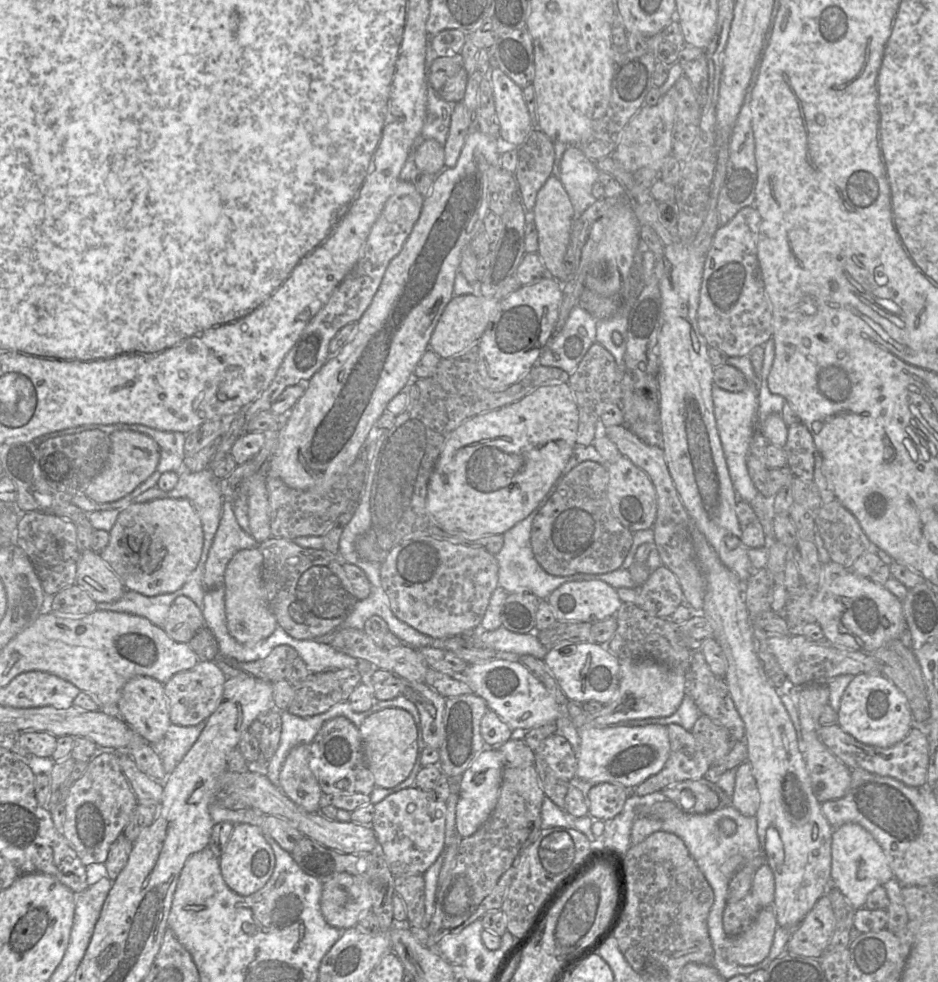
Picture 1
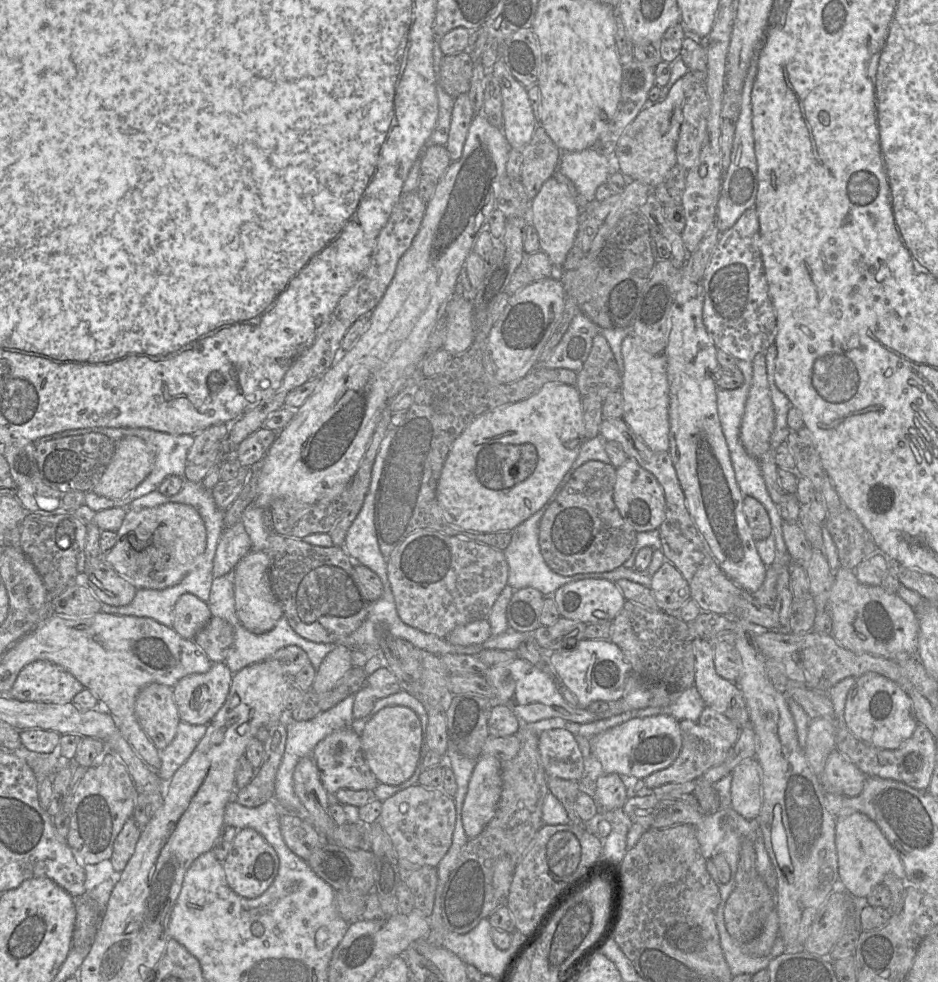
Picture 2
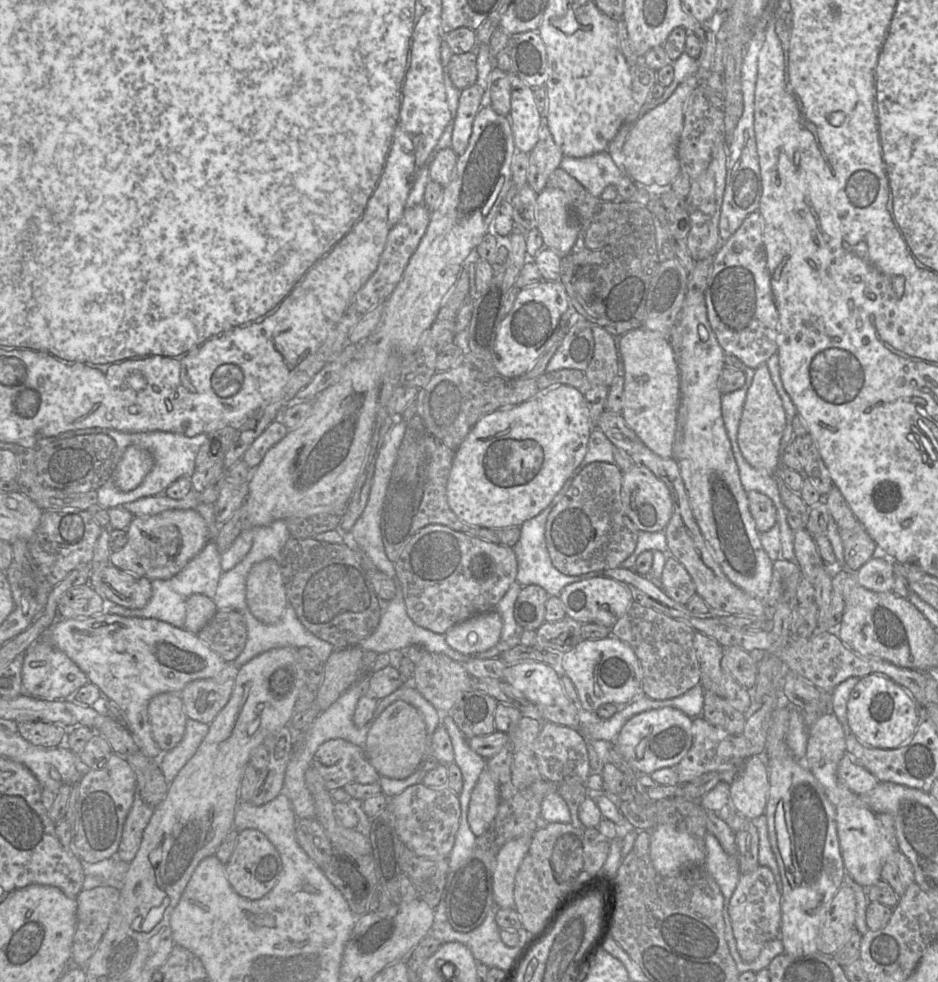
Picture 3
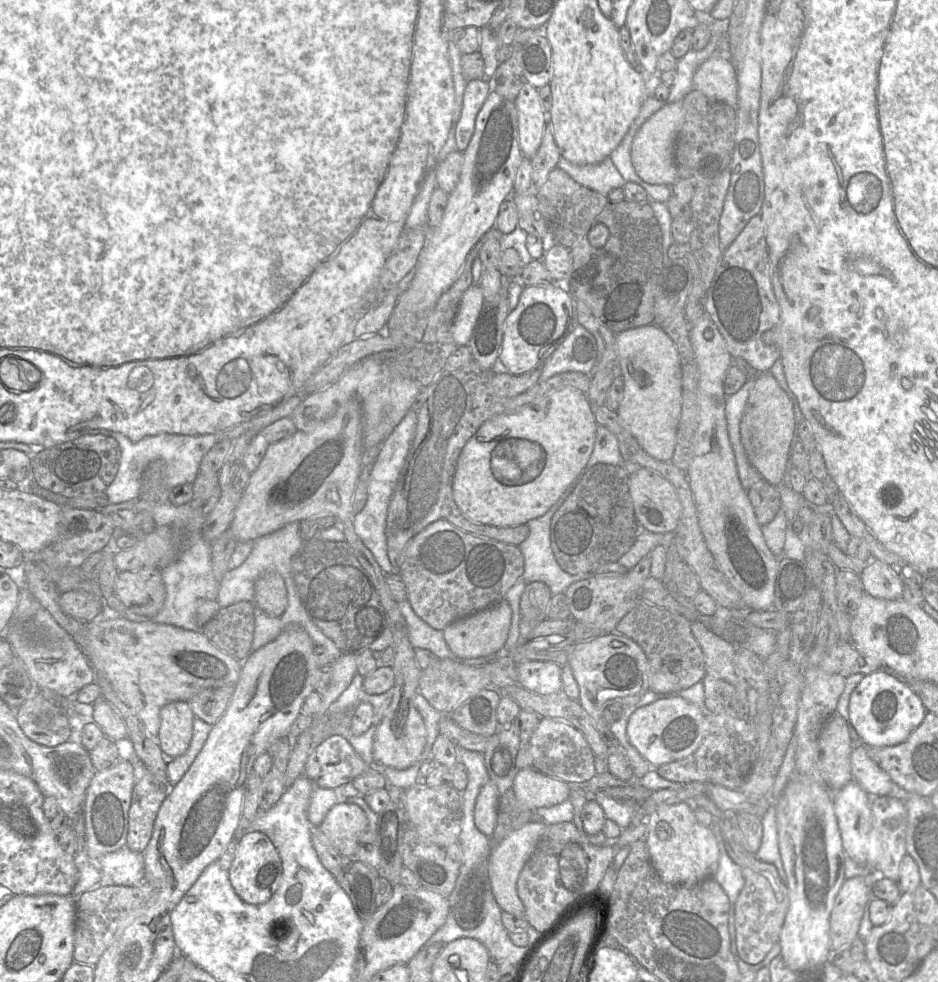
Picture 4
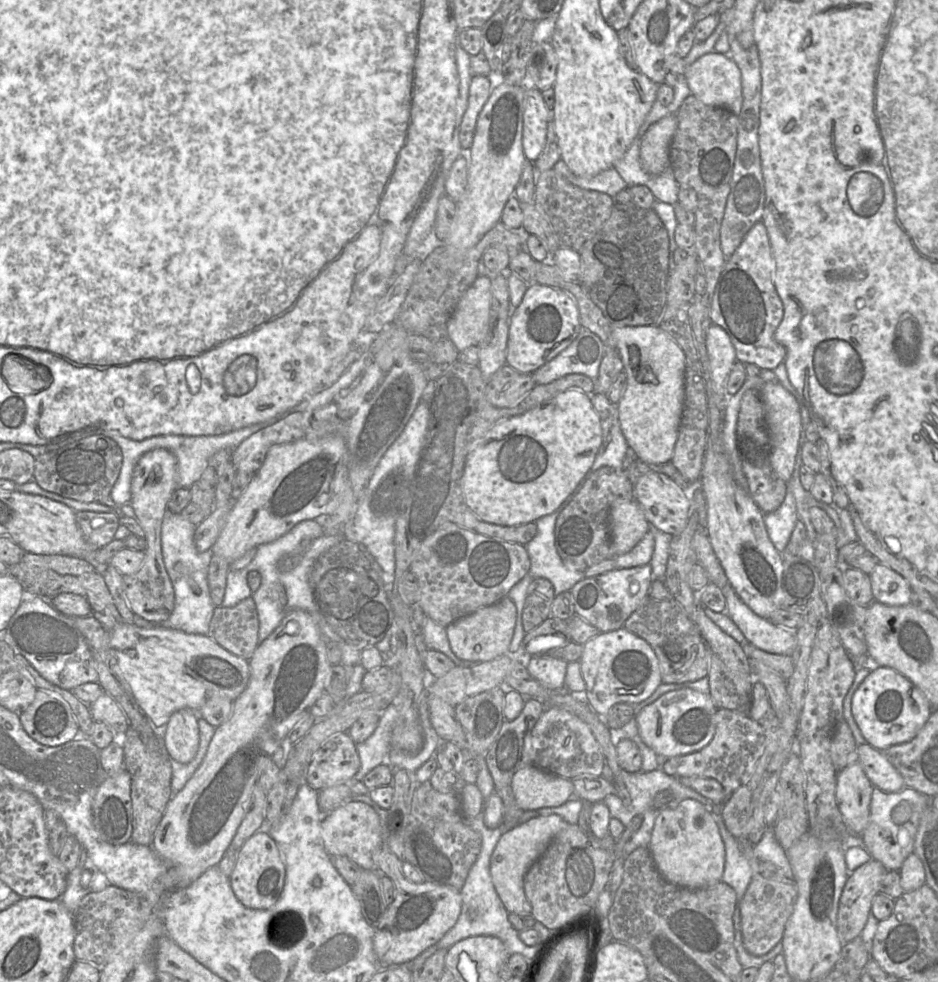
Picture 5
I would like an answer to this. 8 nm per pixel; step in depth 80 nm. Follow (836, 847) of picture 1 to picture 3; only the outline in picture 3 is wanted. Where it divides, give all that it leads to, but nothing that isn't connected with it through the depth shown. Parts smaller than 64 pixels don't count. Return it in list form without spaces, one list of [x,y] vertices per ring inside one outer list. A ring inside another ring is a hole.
[[[865,805],[839,806],[836,809],[836,828],[846,874],[861,887],[868,889],[881,879],[881,872],[888,859],[896,862],[905,889],[915,882],[913,866],[898,849],[894,852],[891,842],[884,838],[877,826],[877,819]]]

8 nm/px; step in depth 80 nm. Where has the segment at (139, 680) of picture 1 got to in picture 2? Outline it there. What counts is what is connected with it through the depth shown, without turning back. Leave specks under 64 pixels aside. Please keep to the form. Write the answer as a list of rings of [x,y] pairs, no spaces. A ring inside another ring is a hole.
[[[151,683],[138,694],[135,714],[142,729],[159,750],[174,739],[181,719],[171,687]]]

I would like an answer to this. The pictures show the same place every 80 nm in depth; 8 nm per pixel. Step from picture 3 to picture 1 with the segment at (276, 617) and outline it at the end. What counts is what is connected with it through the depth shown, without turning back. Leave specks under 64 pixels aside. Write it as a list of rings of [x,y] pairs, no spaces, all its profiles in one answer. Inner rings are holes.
[[[257,548],[240,550],[229,561],[224,574],[227,629],[235,641],[246,646],[265,640],[277,627],[276,618],[267,602],[262,564],[263,556]]]

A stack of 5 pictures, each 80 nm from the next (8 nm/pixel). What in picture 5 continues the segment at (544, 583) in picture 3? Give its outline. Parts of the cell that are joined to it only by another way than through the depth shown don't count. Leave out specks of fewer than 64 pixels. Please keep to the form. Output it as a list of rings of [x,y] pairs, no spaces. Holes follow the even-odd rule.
[[[580,490],[575,495],[571,493],[553,513],[538,519],[535,522],[537,534],[525,545],[530,558],[528,574],[533,578],[548,579],[556,596],[570,591],[576,583],[585,579],[583,572],[565,566],[555,545],[556,520]]]

